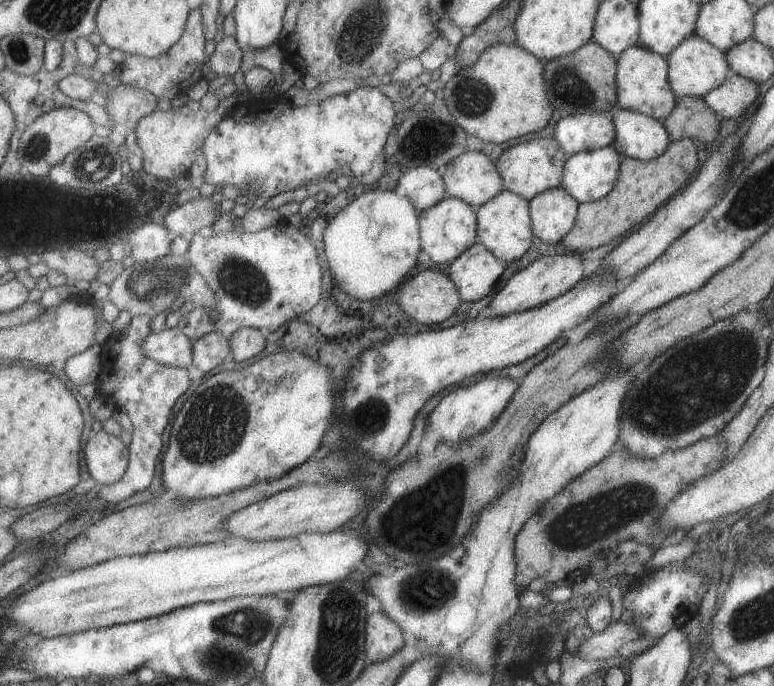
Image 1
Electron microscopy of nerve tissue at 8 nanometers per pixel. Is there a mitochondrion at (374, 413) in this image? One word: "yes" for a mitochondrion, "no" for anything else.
yes

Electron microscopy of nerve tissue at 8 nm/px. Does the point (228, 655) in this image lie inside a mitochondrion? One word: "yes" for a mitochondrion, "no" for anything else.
yes

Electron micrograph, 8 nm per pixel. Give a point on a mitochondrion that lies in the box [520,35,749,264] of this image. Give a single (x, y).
(568, 85)

